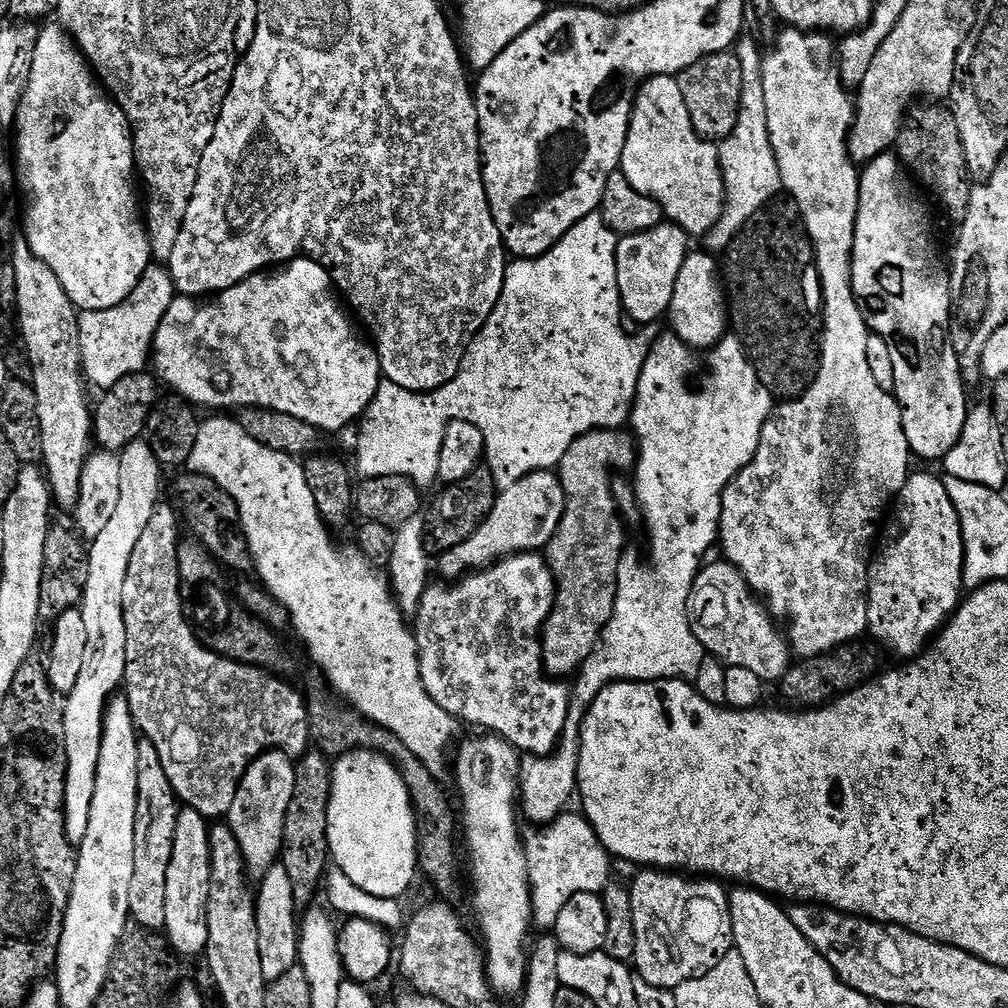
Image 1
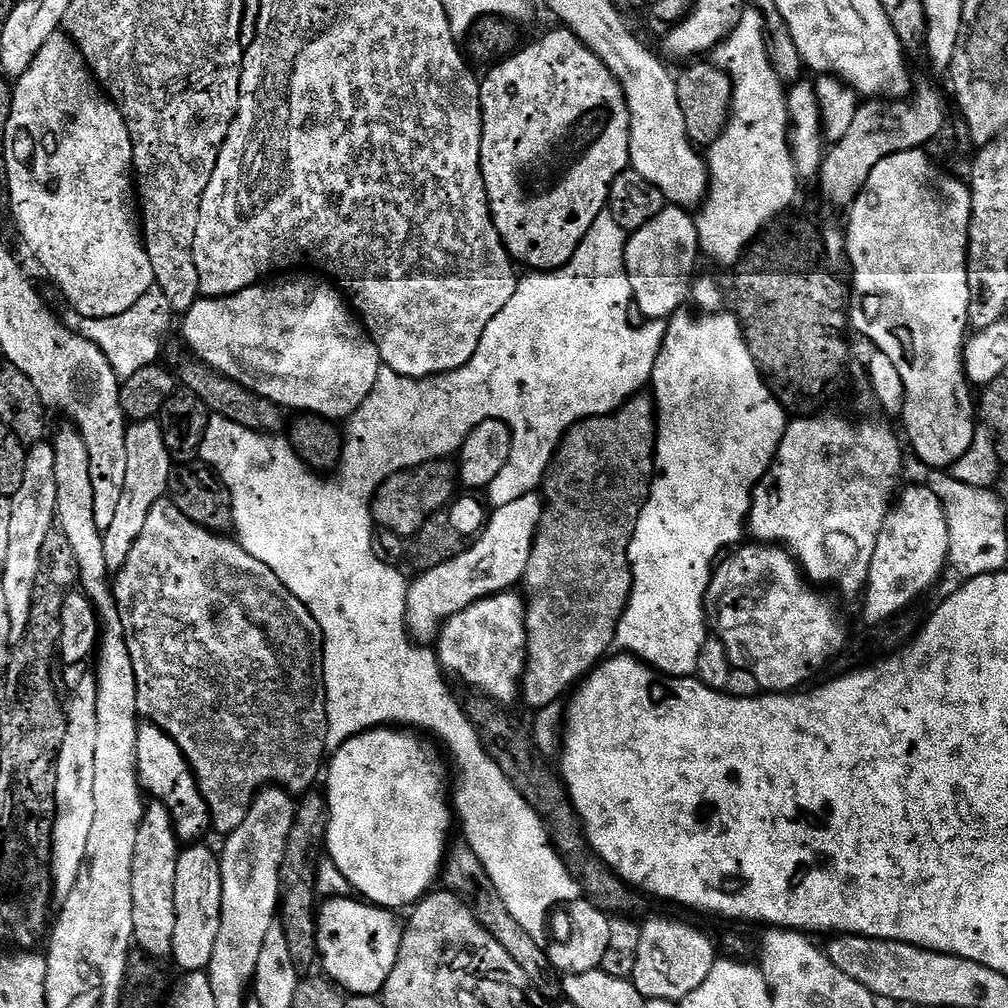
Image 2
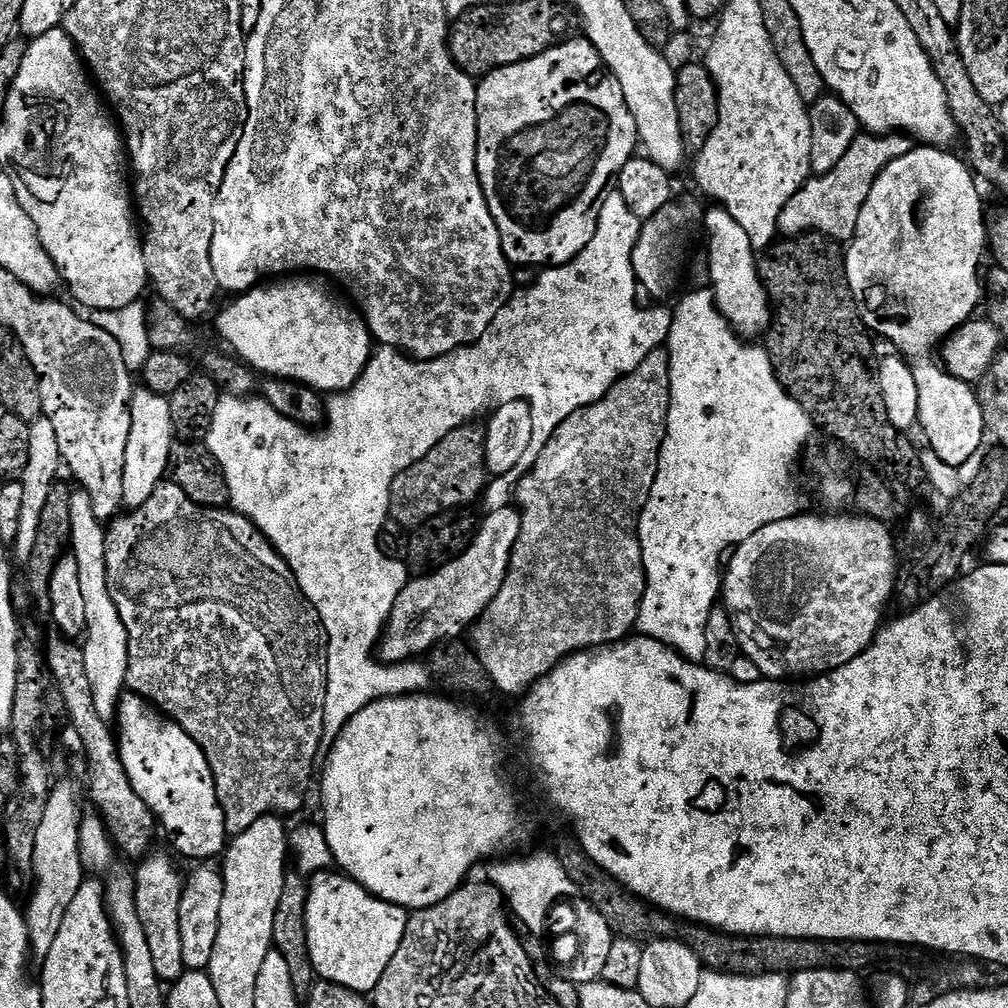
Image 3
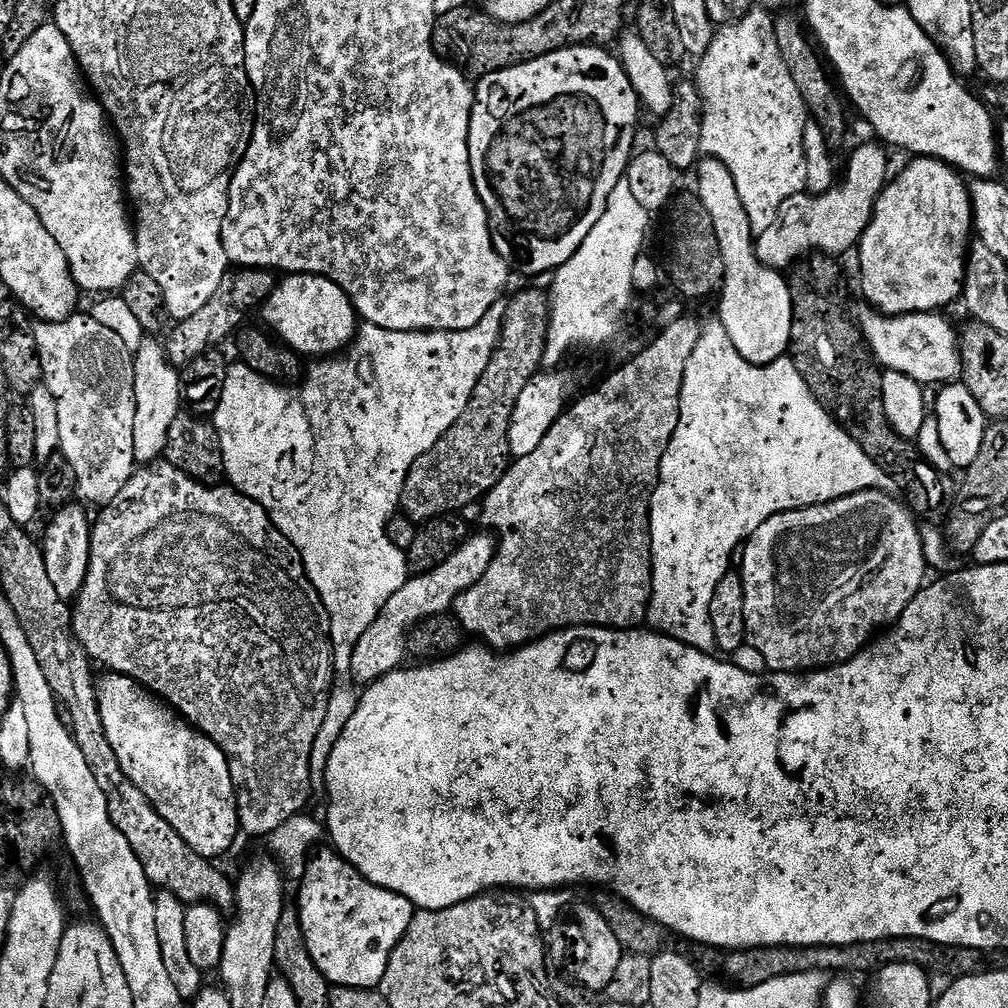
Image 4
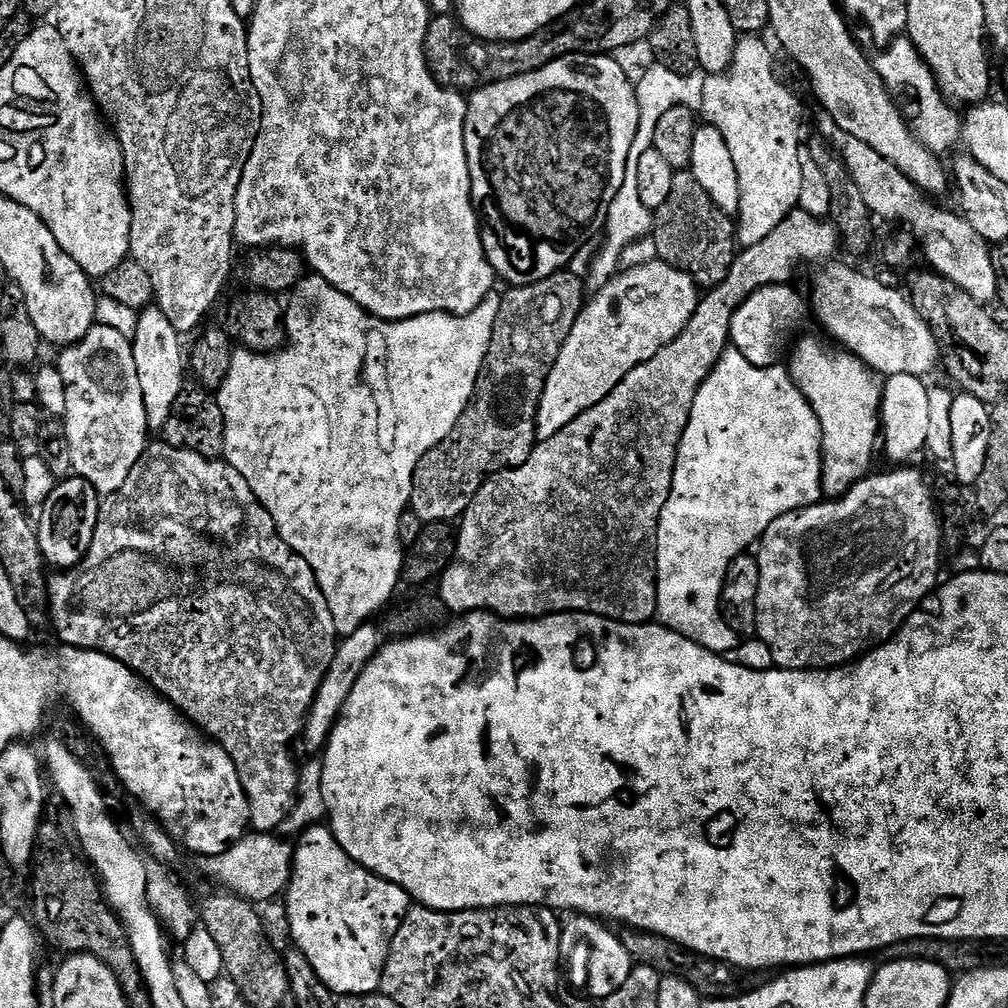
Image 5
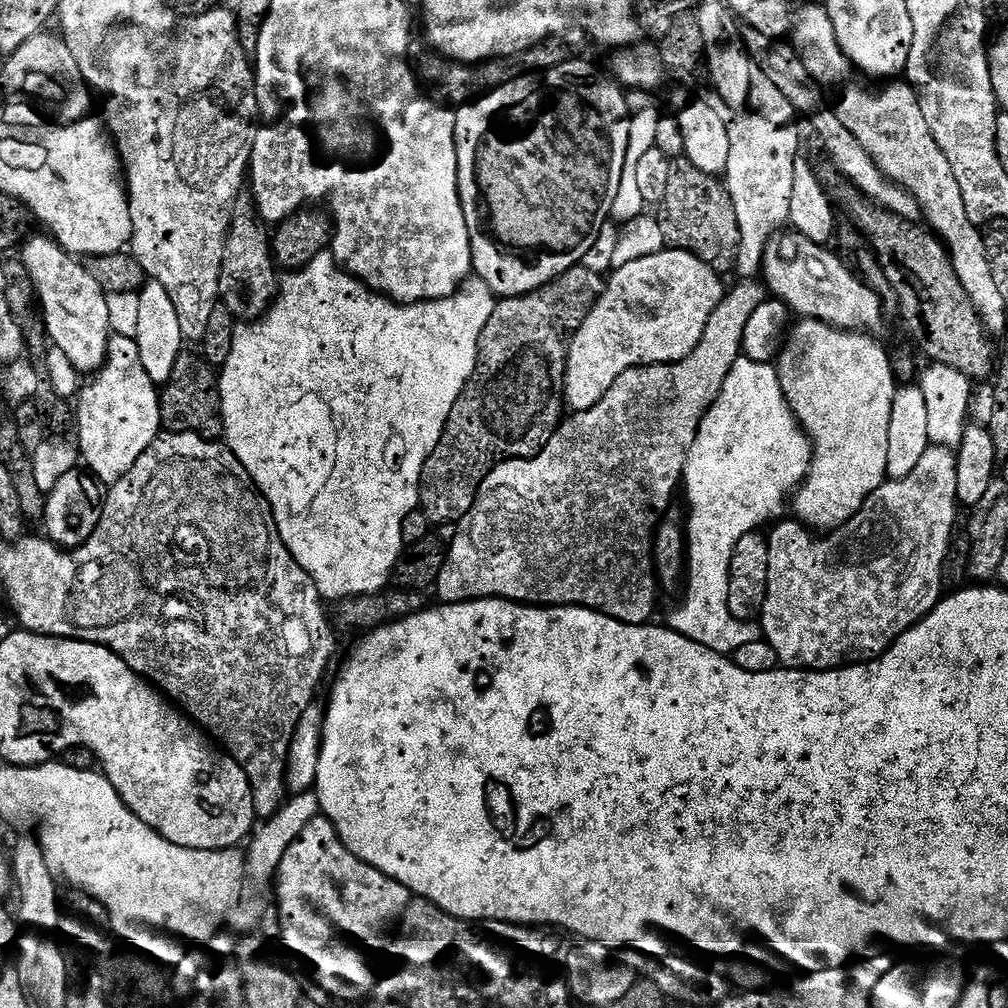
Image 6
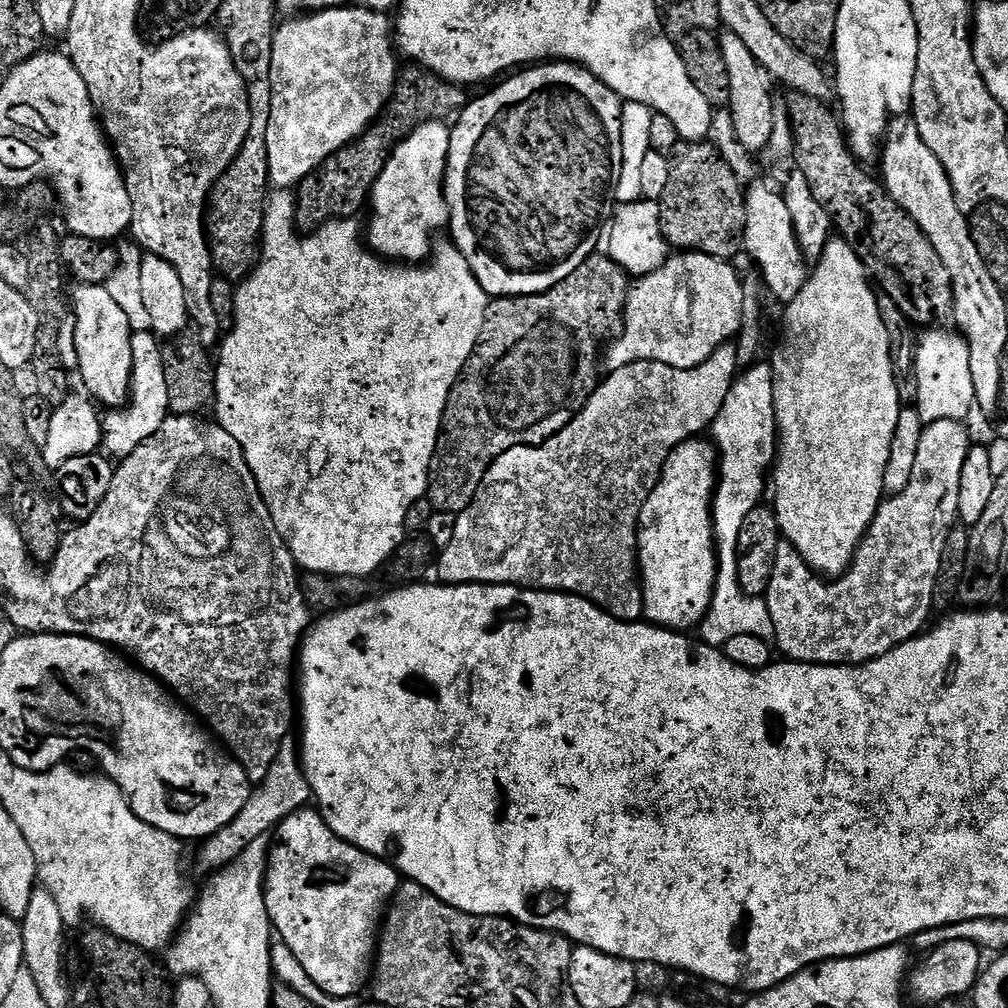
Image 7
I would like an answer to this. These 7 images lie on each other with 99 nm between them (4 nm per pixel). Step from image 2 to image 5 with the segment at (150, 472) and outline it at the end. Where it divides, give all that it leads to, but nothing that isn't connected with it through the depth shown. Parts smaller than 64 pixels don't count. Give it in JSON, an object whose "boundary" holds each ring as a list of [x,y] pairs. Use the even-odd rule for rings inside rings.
{"boundary":[[[149,306],[138,315],[138,330],[132,339],[134,366],[138,366],[138,382],[142,385],[142,402],[146,402],[146,418],[152,430],[163,430],[178,394],[186,387],[186,352],[180,349],[181,333],[174,330],[170,318],[158,306]]]}

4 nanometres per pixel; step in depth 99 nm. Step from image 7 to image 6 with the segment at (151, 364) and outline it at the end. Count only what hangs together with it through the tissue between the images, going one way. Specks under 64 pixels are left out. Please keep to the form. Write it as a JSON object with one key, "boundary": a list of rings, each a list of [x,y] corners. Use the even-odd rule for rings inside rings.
{"boundary":[[[113,335],[109,339],[108,356],[99,372],[89,380],[92,381],[79,389],[78,399],[74,404],[75,439],[78,441],[78,452],[83,463],[84,460],[88,463],[84,463],[87,471],[96,476],[102,485],[111,486],[132,469],[134,462],[138,462],[138,458],[142,458],[146,449],[161,435],[160,392],[150,374],[146,374],[146,366],[142,366],[142,354],[138,352],[135,339],[131,336]]]}

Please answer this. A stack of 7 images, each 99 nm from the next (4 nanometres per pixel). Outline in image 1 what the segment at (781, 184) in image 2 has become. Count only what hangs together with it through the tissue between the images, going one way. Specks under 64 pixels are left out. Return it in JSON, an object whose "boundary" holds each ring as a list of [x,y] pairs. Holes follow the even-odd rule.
{"boundary":[[[743,37],[734,48],[737,58],[742,66],[743,94],[740,103],[738,122],[731,134],[719,143],[720,168],[728,180],[728,210],[718,232],[712,230],[704,237],[704,246],[707,251],[720,254],[736,230],[778,186],[778,170],[770,152],[769,127],[766,123],[765,90],[762,87],[761,66],[763,64],[762,52],[757,44],[750,38]]]}

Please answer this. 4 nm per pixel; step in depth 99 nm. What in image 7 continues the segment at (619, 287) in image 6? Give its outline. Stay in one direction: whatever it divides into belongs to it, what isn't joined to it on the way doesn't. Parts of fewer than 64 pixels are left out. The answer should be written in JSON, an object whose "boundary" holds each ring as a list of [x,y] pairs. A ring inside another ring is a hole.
{"boundary":[[[684,250],[669,255],[667,262],[658,270],[639,277],[629,287],[622,327],[611,341],[613,344],[608,352],[606,348],[603,353],[602,360],[607,371],[613,372],[643,360],[662,362],[675,368],[693,368],[710,359],[714,350],[736,338],[743,322],[743,283],[741,273],[736,273],[728,264],[731,263],[719,256]]]}

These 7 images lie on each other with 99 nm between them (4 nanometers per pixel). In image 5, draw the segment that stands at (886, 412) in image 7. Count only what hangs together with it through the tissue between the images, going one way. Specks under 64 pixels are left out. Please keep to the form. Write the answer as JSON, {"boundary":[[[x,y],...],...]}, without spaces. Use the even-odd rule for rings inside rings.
{"boundary":[[[798,340],[795,341],[796,349],[794,349],[795,344],[791,349],[792,357],[790,352],[787,357],[789,360],[786,360],[788,376],[793,386],[806,398],[820,423],[820,451],[824,457],[822,488],[829,497],[835,498],[847,492],[856,481],[864,479],[871,469],[868,467],[872,464],[872,451],[875,448],[877,451],[878,437],[882,432],[879,417],[882,388],[872,369],[861,363],[851,352],[837,350],[835,347],[827,348],[816,340]]]}

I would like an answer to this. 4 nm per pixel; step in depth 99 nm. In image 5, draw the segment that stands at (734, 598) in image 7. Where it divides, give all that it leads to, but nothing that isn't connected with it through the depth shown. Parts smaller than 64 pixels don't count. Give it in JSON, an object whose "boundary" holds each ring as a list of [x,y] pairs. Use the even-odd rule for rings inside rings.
{"boundary":[[[729,346],[724,349],[724,352],[720,355],[720,360],[717,361],[712,372],[709,373],[708,377],[704,379],[699,390],[696,392],[694,398],[694,404],[690,410],[690,418],[686,422],[686,430],[682,434],[682,442],[678,446],[678,454],[676,455],[676,465],[674,466],[674,476],[672,478],[672,489],[668,495],[668,501],[666,506],[662,506],[662,514],[660,515],[660,521],[658,522],[658,538],[656,539],[656,589],[658,590],[658,606],[656,607],[656,614],[659,623],[663,624],[664,627],[674,630],[678,634],[682,634],[686,638],[690,638],[694,643],[700,644],[706,650],[711,652],[719,652],[721,654],[730,654],[736,648],[738,643],[738,634],[729,627],[728,623],[724,620],[724,614],[722,611],[722,605],[720,603],[720,595],[722,594],[722,586],[724,585],[724,579],[728,573],[728,567],[730,562],[734,562],[734,558],[745,555],[749,551],[748,548],[757,543],[760,537],[764,535],[764,531],[770,526],[770,522],[774,522],[778,518],[782,518],[782,514],[790,514],[794,510],[799,508],[805,508],[811,504],[819,504],[822,500],[822,481],[824,478],[824,457],[820,451],[820,423],[818,418],[814,414],[814,410],[806,402],[806,398],[798,391],[792,384],[791,378],[788,376],[788,369],[784,366],[773,366],[770,368],[759,368],[754,366],[750,362],[746,362],[746,358],[742,358],[742,354],[737,352],[735,348]]]}

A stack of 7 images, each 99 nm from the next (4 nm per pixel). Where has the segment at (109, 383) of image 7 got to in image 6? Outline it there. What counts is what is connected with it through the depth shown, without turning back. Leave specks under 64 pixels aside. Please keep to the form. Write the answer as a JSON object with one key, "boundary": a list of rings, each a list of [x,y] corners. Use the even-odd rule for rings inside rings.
{"boundary":[[[51,235],[32,236],[24,244],[22,259],[26,270],[30,270],[32,283],[36,285],[38,308],[44,311],[42,325],[47,332],[51,343],[62,350],[80,374],[95,374],[99,372],[104,360],[108,356],[108,342],[113,335],[110,326],[110,310],[108,306],[108,293],[98,286],[98,282],[88,273],[87,267],[71,252],[65,252],[61,244],[56,243]]]}

